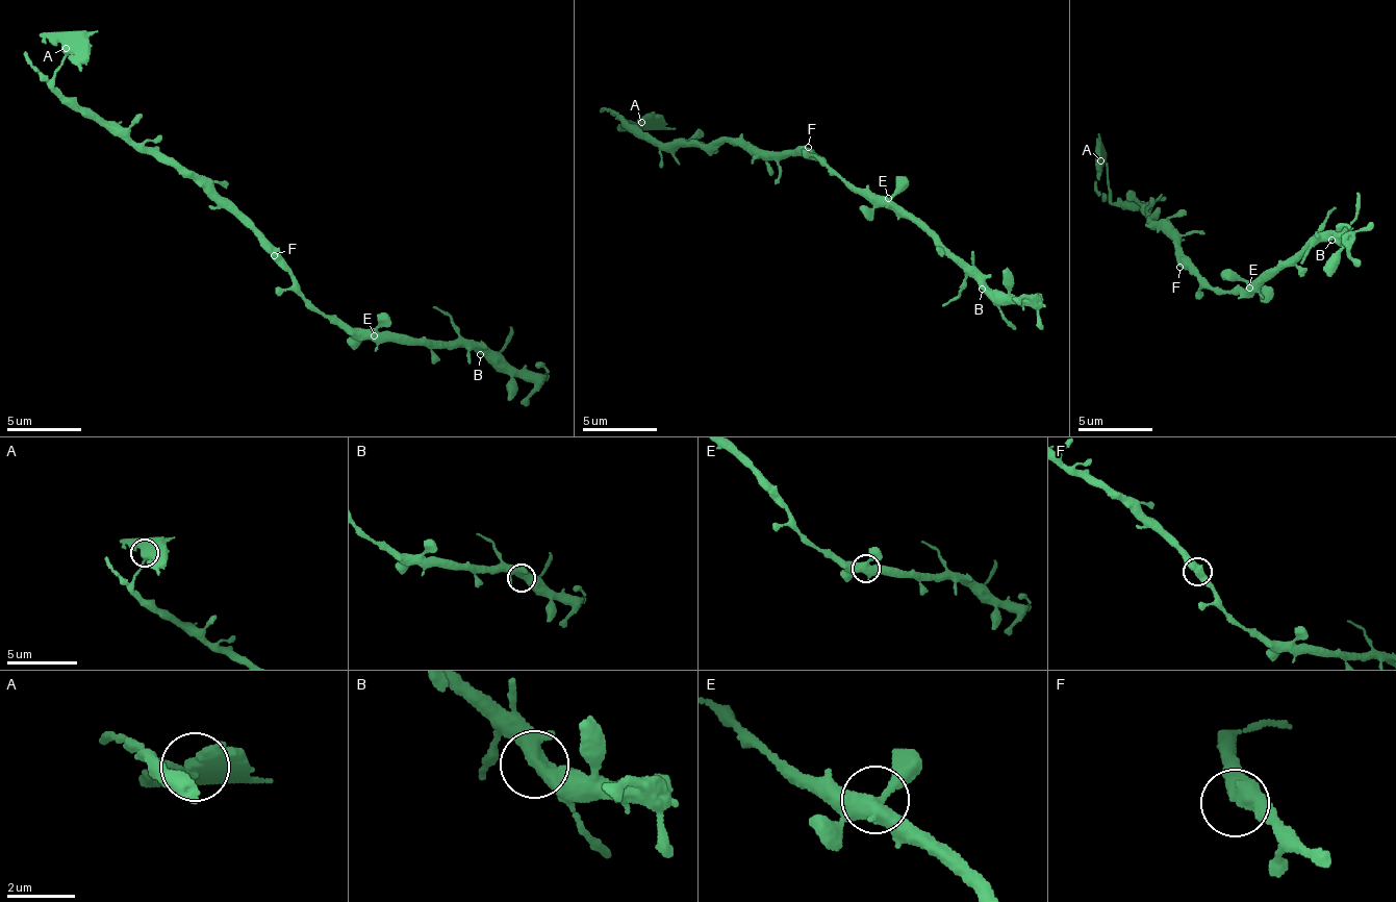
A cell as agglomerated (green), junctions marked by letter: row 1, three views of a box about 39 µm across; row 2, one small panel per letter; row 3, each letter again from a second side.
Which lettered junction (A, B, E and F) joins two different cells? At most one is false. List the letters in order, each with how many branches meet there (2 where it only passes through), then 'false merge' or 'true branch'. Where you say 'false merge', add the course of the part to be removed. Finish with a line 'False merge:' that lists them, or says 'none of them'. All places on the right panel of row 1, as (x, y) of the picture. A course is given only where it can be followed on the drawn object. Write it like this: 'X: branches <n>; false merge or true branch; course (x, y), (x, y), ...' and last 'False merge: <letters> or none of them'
A: branches 3; false merge; course (1099, 161), (1099, 133)
B: branches 2; true branch
E: branches 3; true branch
F: branches 2; true branch
False merge: A

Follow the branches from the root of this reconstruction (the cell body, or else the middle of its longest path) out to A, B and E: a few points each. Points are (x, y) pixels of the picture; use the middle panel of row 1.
A: (805, 156), (769, 157), (737, 142), (662, 145), (622, 116), (637, 126), (642, 121)
B: (805, 156), (807, 152), (874, 198), (889, 201), (982, 289)
E: (805, 156), (807, 152), (860, 189), (888, 198)

